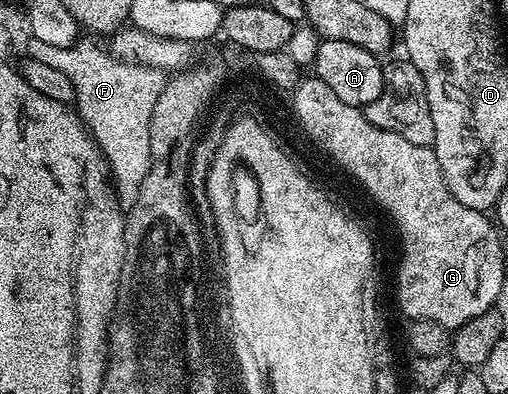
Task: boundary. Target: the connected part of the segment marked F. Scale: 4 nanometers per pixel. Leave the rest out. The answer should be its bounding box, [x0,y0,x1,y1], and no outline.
[26,37,165,210]

